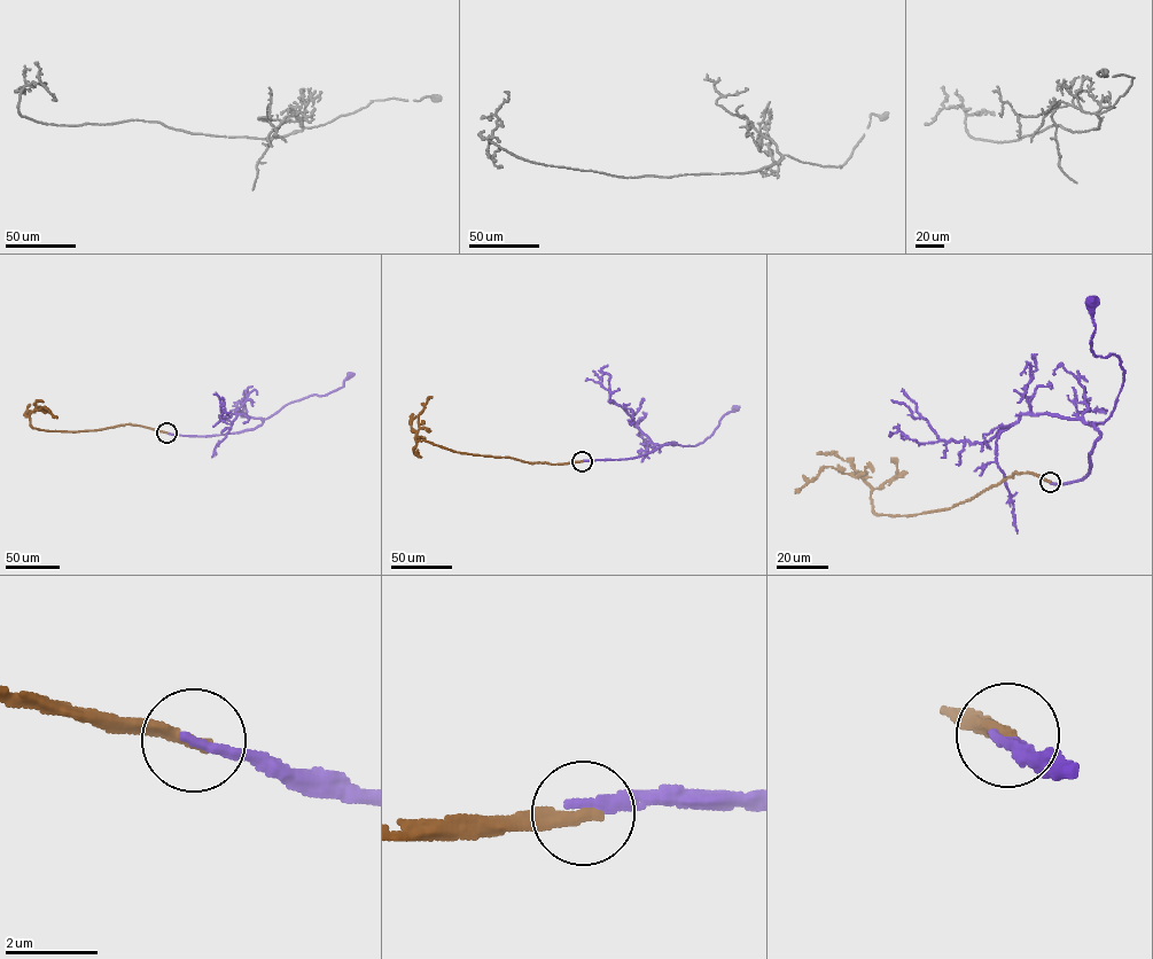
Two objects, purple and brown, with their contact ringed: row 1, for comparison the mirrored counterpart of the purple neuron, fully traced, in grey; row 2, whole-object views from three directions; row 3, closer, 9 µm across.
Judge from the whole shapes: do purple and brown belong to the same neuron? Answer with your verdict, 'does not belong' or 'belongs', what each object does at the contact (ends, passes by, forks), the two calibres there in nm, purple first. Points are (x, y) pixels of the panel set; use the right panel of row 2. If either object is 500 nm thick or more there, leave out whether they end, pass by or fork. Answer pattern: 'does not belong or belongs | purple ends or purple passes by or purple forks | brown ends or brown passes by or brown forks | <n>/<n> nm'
belongs | purple ends | brown ends | 260/300 nm

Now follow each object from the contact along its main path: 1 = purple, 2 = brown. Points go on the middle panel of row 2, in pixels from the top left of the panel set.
1: (582, 461), (638, 457), (663, 445), (676, 444), (671, 442), (695, 445), (710, 437), (719, 420), (735, 407)
2: (582, 461), (527, 462), (461, 453), (425, 441), (417, 442), (418, 414), (431, 397)

